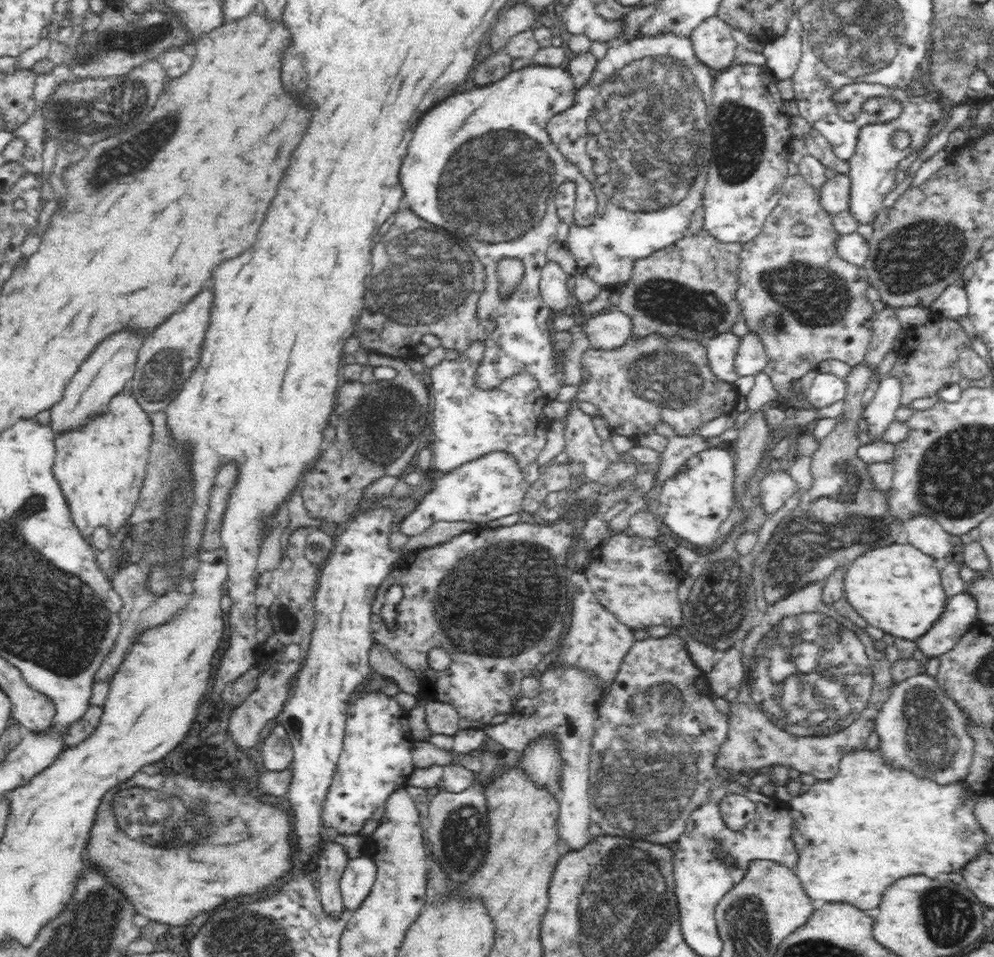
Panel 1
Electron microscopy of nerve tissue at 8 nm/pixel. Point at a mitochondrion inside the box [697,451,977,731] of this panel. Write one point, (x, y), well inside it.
(804, 542)

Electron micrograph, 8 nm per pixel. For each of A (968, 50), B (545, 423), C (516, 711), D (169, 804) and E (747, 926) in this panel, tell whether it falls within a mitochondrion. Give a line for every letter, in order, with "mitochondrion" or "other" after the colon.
A: mitochondrion
B: other
C: other
D: mitochondrion
E: mitochondrion

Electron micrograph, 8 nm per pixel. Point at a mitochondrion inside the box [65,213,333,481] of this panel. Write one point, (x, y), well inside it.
(166, 369)

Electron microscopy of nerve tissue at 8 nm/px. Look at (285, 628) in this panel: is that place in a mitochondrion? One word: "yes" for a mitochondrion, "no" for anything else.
yes

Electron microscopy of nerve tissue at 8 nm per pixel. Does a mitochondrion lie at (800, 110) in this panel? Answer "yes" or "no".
no

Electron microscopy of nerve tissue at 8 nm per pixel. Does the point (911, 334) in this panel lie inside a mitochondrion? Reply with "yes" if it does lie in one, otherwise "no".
no

